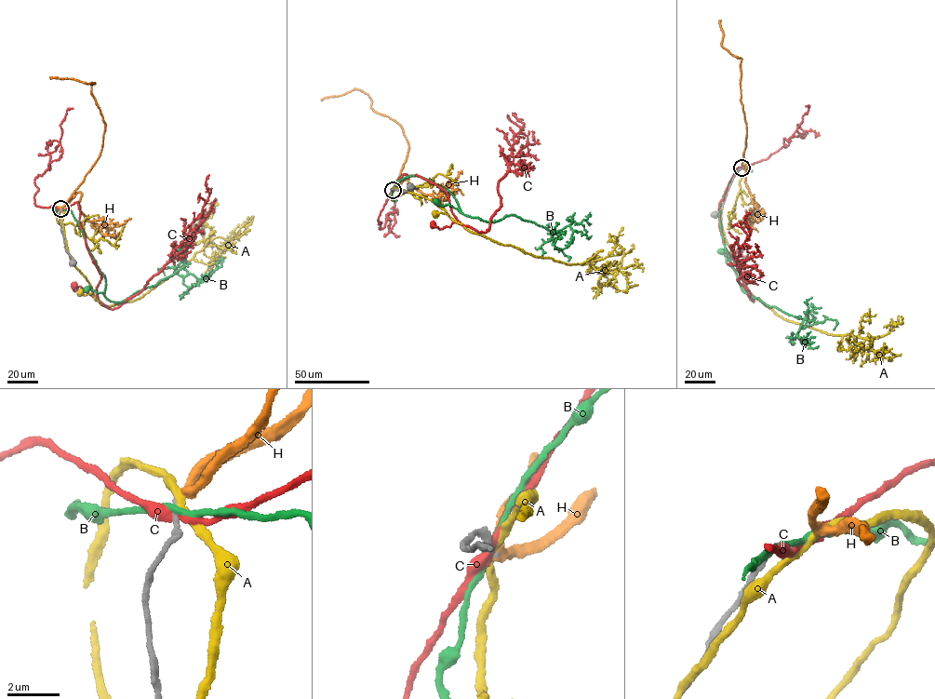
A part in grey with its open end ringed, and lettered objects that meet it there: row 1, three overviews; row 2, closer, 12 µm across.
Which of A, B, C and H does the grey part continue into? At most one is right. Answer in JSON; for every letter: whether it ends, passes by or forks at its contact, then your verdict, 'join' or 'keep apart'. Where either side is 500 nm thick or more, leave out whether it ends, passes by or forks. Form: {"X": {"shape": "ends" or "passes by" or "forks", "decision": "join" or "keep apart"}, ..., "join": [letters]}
{"A": {"shape": "passes by", "decision": "keep apart"}, "B": {"shape": "passes by", "decision": "keep apart"}, "C": {"shape": "passes by", "decision": "keep apart"}, "H": {"shape": "passes by", "decision": "join"}, "join": ["H"]}

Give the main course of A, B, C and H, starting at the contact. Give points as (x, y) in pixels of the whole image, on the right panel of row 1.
A: (741, 168), (727, 192), (721, 216), (725, 240), (737, 264), (727, 260), (727, 254)
B: (741, 168), (729, 181), (719, 208), (721, 233), (735, 272), (721, 251)
C: (741, 168), (734, 172), (720, 202), (718, 216), (725, 248), (741, 276), (745, 257), (739, 255), (739, 250)
H: (741, 168), (746, 135), (741, 100), (741, 58), (729, 53), (721, 44), (724, 34), (720, 20)

